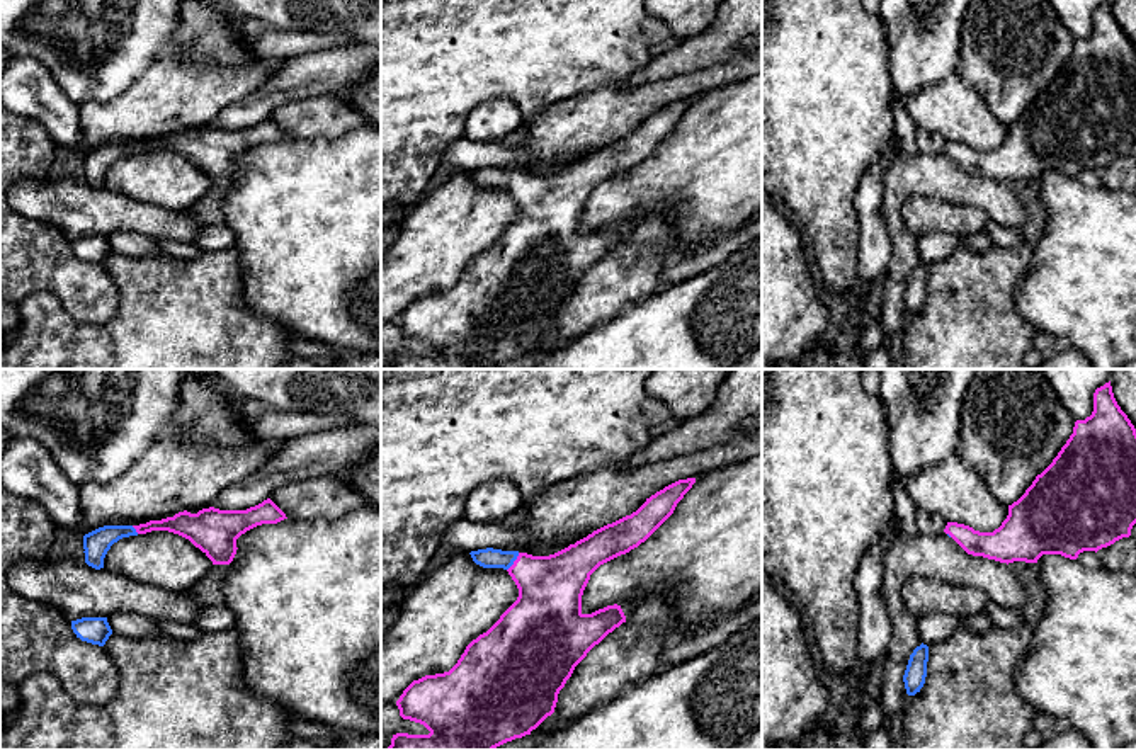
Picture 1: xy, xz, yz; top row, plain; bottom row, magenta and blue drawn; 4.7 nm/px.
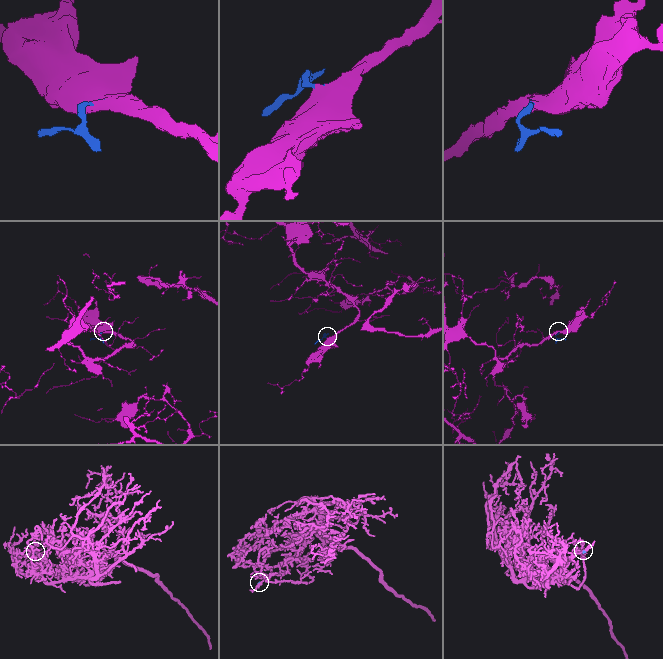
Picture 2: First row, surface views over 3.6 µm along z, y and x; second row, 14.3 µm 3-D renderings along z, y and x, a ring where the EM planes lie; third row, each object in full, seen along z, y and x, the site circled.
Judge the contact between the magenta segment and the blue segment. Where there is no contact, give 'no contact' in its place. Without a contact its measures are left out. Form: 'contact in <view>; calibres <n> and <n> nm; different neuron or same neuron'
contact in xz; calibres 300 and 100 nm; same neuron

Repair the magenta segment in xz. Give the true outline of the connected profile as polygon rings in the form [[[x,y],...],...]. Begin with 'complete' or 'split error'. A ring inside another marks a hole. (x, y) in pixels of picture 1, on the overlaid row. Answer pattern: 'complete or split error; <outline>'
split error; [[[687,478],[665,486],[631,515],[549,556],[493,548],[471,551],[476,565],[507,570],[519,588],[519,597],[486,633],[466,646],[449,672],[425,675],[403,690],[396,701],[400,716],[423,724],[430,733],[396,733],[386,750],[495,750],[531,735],[554,713],[558,694],[575,667],[609,633],[626,622],[617,604],[592,614],[582,612],[582,595],[590,575],[600,565],[645,543],[673,514],[694,483],[696,478]]]

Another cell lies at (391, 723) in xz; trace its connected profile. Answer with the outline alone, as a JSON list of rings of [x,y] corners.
[[[396,702],[381,706],[381,730],[388,735],[408,733],[408,735],[429,735],[430,731],[415,721],[403,719]]]

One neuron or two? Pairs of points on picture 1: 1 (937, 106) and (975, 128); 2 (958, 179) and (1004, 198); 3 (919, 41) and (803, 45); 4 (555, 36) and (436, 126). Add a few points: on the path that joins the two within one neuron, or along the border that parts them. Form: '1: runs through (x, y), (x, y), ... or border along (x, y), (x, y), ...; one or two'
1: runs through (946, 107), (953, 107), (966, 119); one
2: runs through (970, 191), (992, 196); one
3: border along (880, 17), (888, 43), (890, 84); two
4: runs through (524, 36), (465, 96); one

